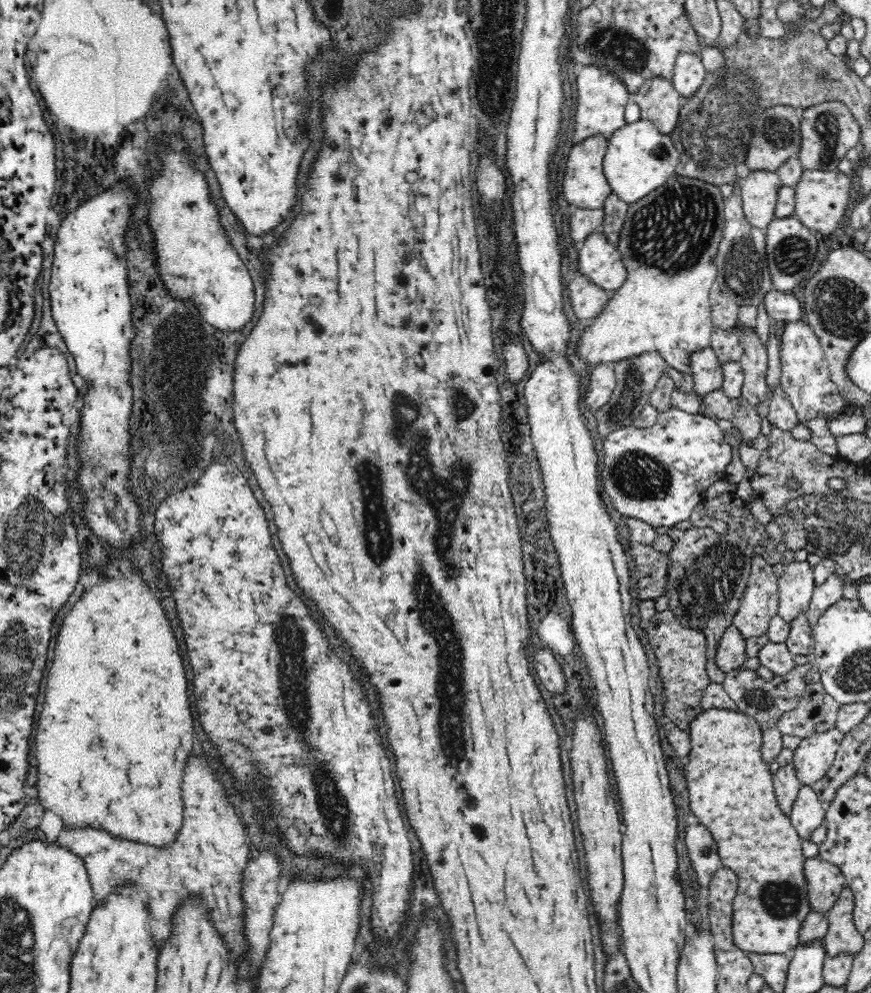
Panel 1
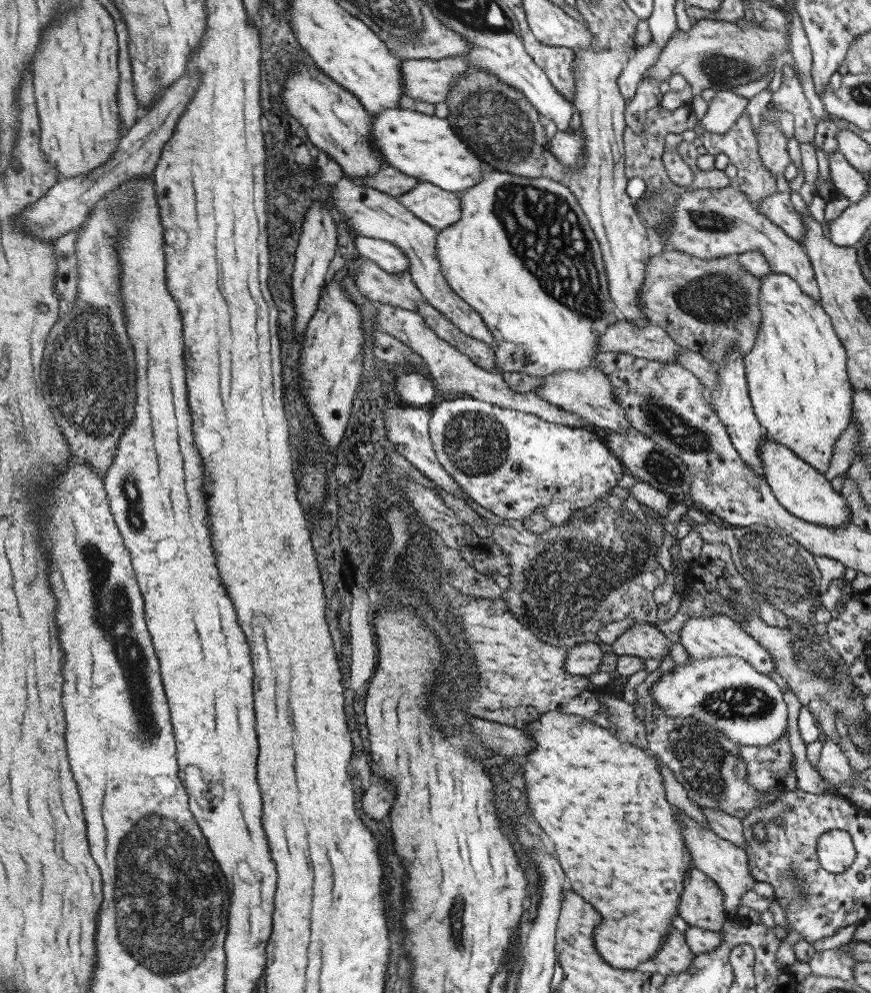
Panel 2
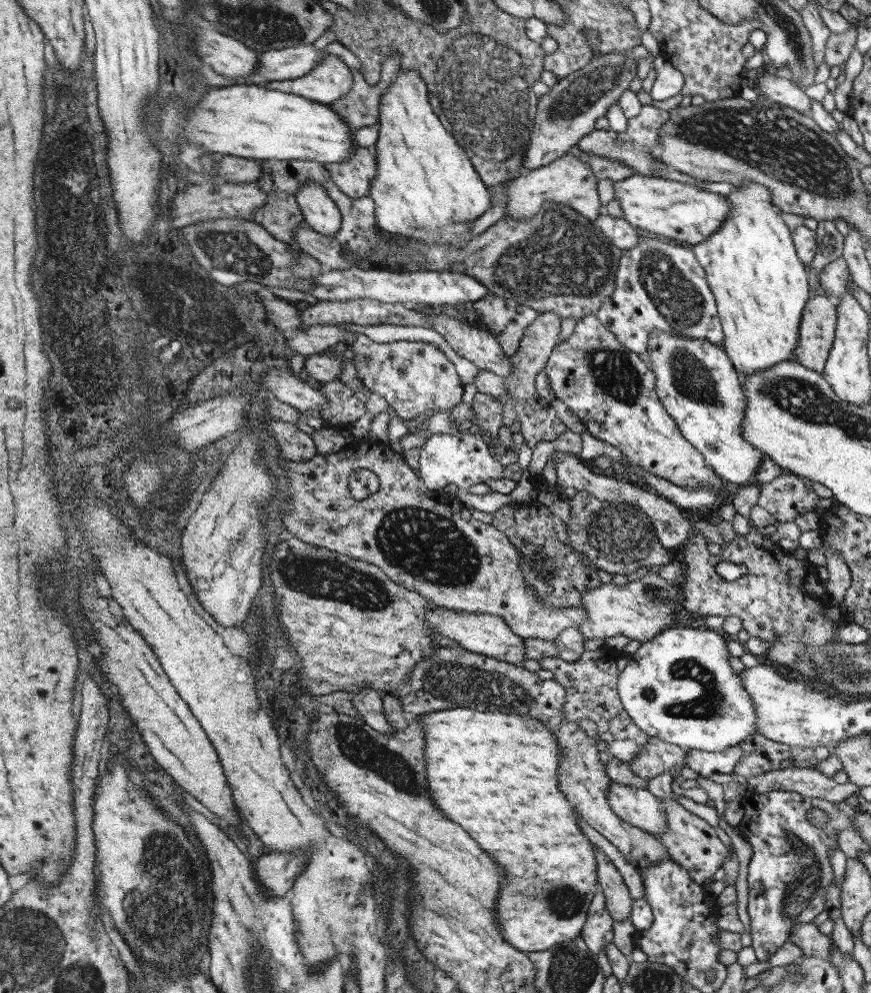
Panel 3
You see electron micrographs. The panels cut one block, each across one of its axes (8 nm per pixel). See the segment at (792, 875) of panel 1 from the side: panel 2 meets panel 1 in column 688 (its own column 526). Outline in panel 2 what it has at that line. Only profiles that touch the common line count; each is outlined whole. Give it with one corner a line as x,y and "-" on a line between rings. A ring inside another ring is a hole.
548,712
542,714
536,722
530,722
524,731
526,731
531,740
538,742
534,746
534,750
526,754
527,762
522,764
522,770
524,770
522,774
524,774
524,780
526,780
528,810
534,814
534,820
540,824
540,828
554,842
560,866
567,876
571,890
579,894
601,914
601,921
599,925
595,926
593,932
598,954
612,968
635,970
638,965
654,958
655,952
661,947
667,934
674,929
670,920
677,915
677,906
684,886
683,882
684,879
687,879
687,876
684,878
684,874
687,874
694,867
691,854
685,845
683,834
681,834
681,828
684,827
684,823
680,821
680,817
674,818
674,814
678,816
678,813
684,812
680,812
674,805
666,802
666,798
664,798
664,785
662,784
660,771
658,771
658,764
662,764
654,755
650,755
650,752
641,750
636,745
623,744
618,737
614,736
613,730
606,729
578,716

